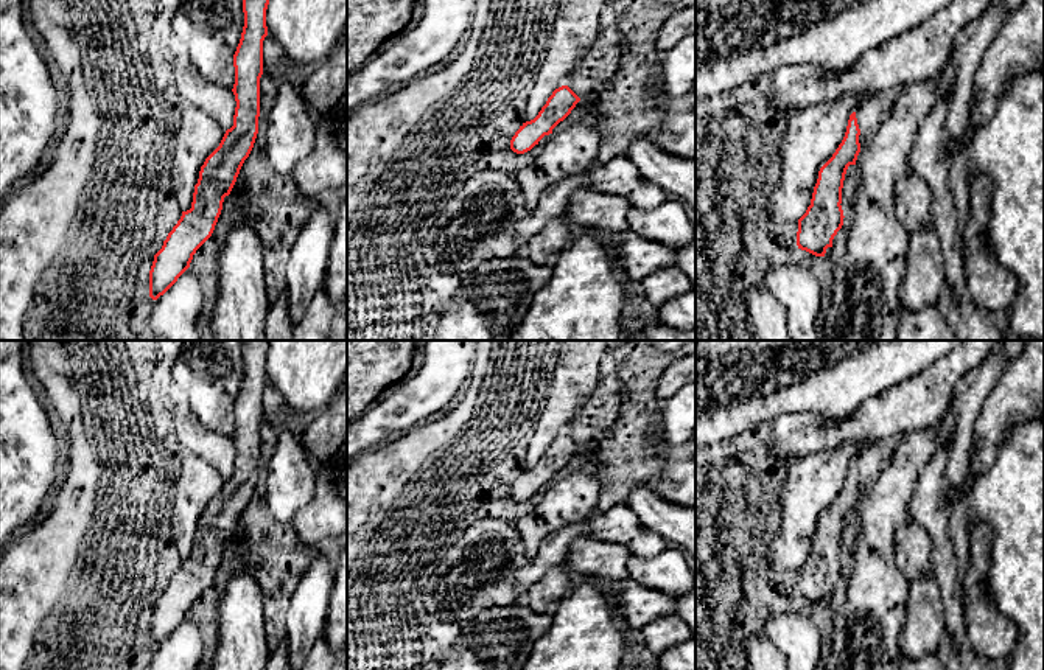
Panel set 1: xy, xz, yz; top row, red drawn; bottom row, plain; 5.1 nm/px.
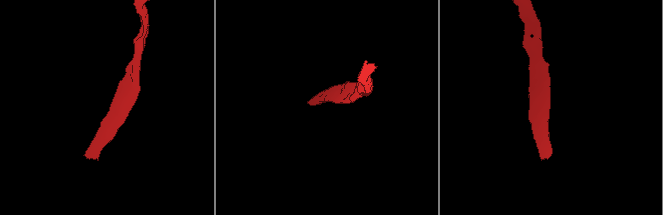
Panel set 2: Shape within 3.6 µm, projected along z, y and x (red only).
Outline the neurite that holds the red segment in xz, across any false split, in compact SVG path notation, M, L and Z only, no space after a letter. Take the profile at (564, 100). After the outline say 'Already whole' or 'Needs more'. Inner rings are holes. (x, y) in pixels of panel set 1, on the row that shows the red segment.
M562 85L552 92L538 115L520 126L510 140L510 149L517 154L531 151L538 141L552 134L552 129L563 121L580 98L568 87Z. Already whole

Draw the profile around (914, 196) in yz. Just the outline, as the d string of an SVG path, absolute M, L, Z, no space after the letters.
M916 174L906 176L898 183L896 194L898 218L909 232L934 227L930 216L932 193Z

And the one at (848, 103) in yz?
M848 95L834 103L798 109L779 135L776 157L779 174L767 191L767 219L773 222L798 221L811 205L820 168L842 143L850 115L868 99Z

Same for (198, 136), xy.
M184 104L170 169L171 187L182 211L191 208L201 166L219 146L224 134L226 131L201 109Z

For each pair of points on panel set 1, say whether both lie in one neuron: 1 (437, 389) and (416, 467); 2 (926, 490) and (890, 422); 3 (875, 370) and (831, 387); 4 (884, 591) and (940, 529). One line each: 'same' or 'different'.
1: different
2: different
3: same
4: different

